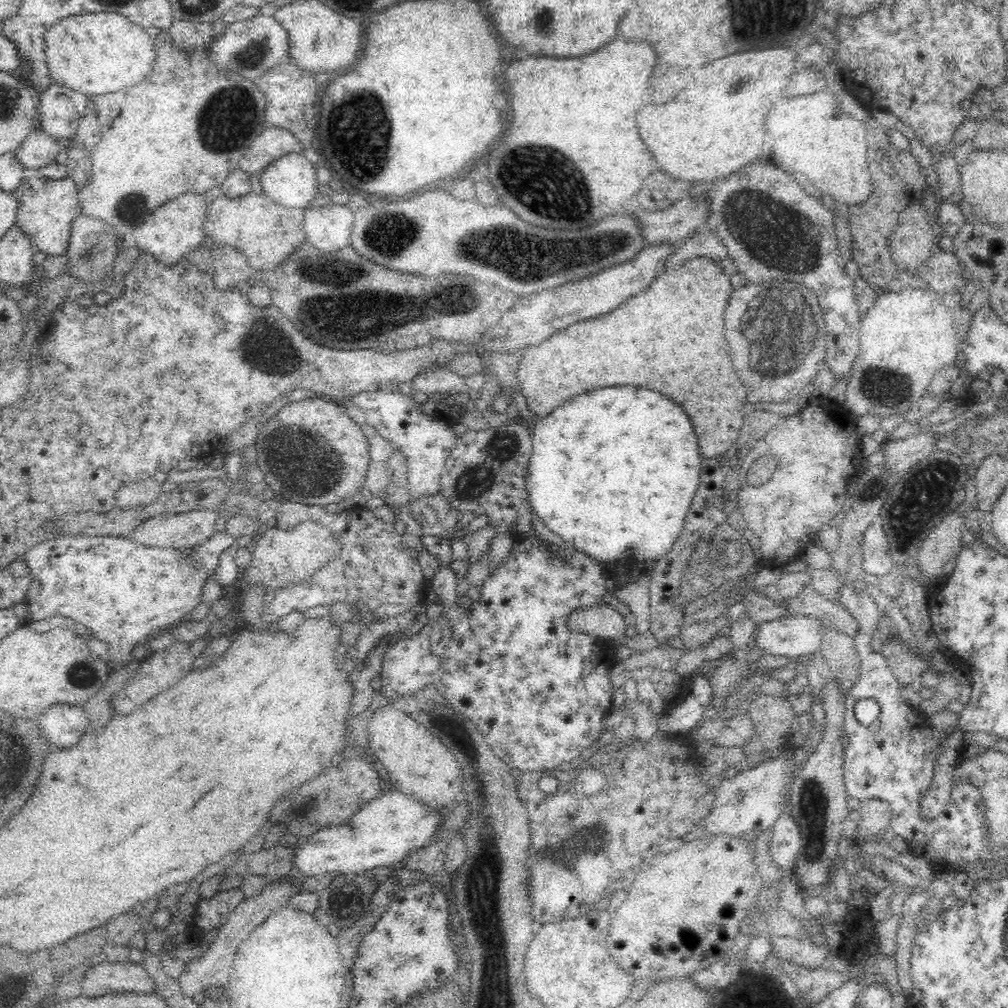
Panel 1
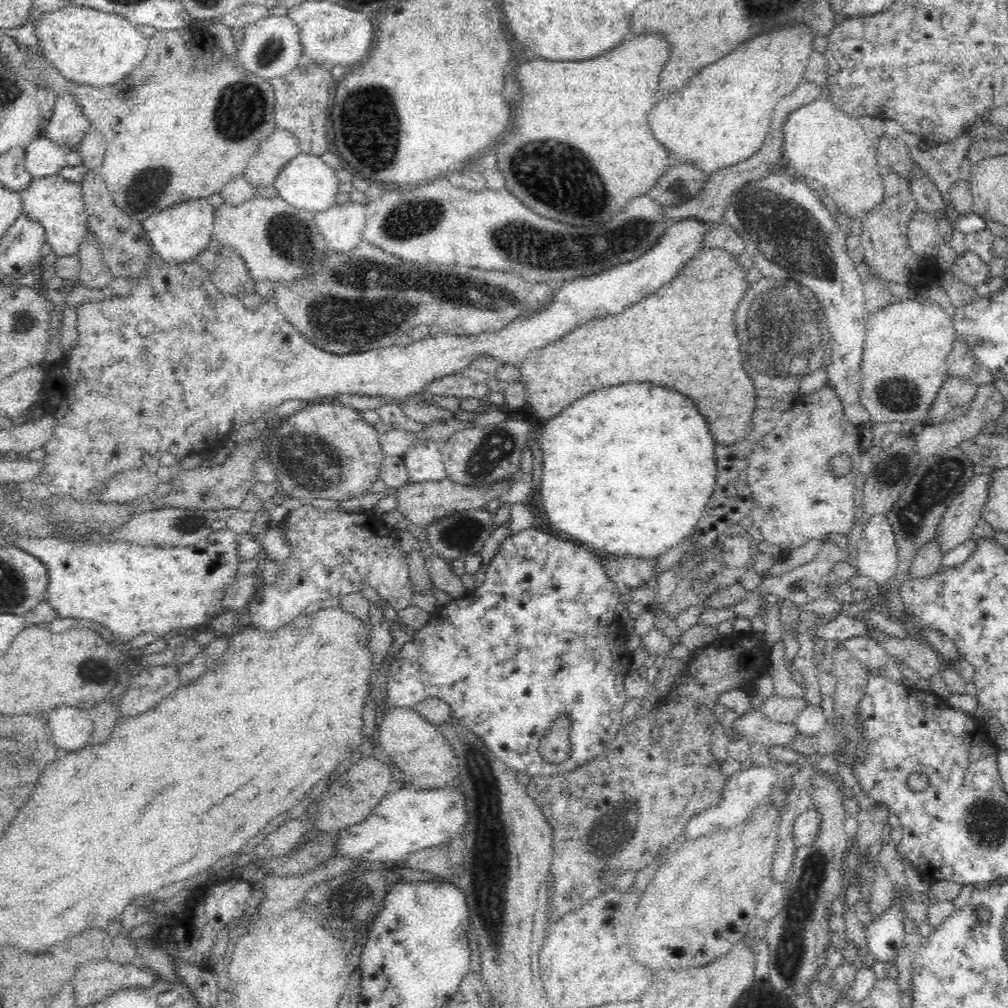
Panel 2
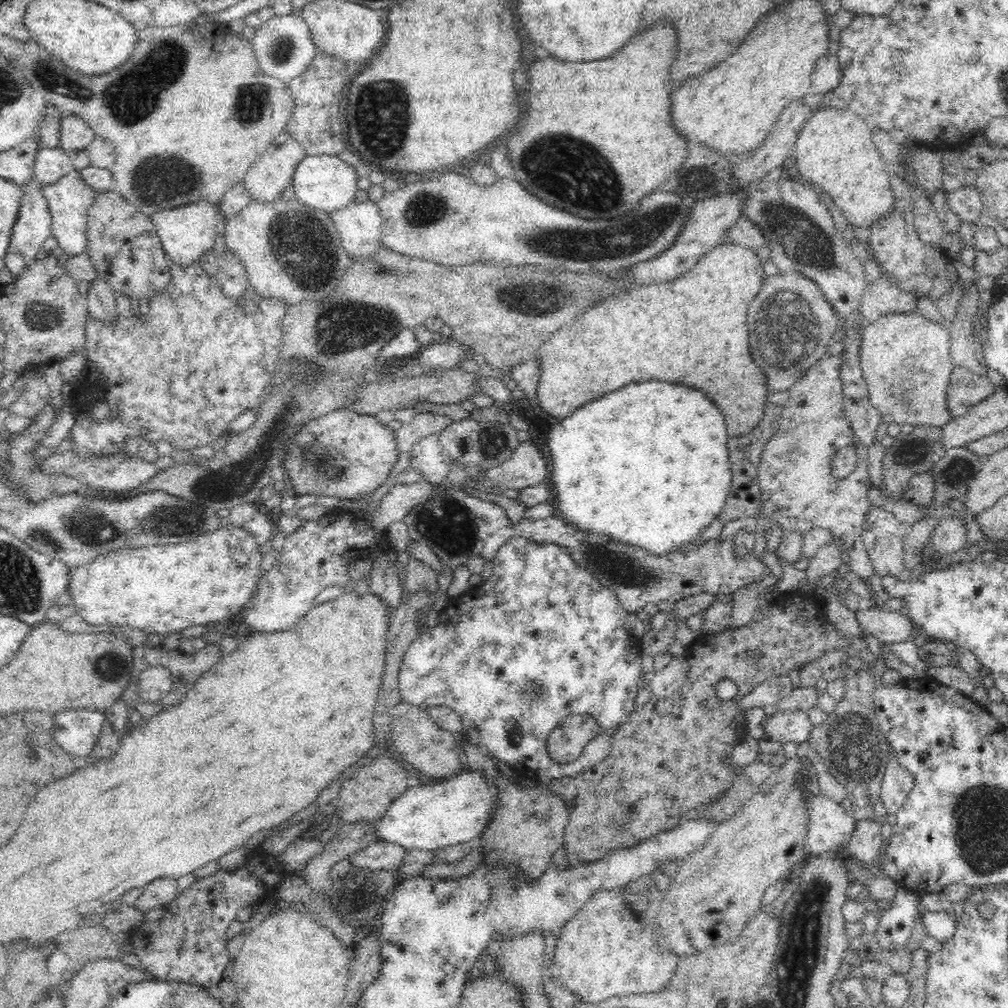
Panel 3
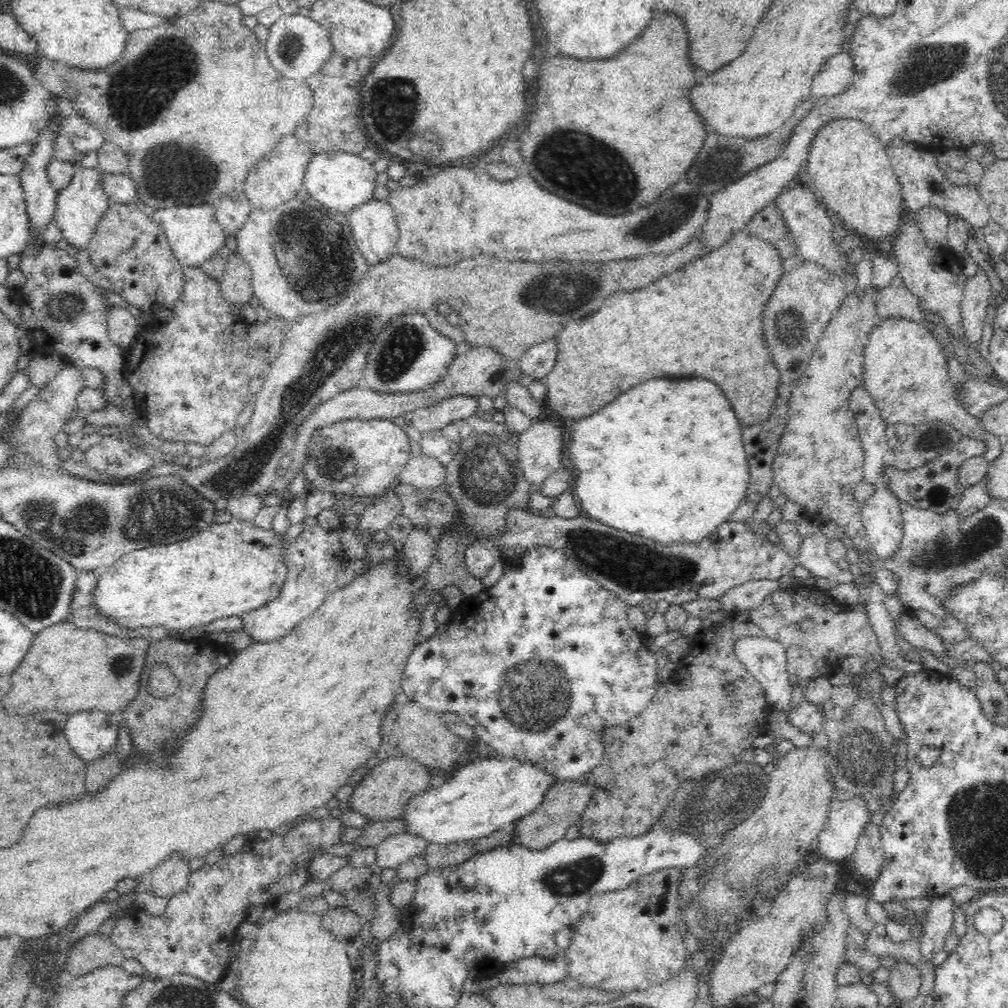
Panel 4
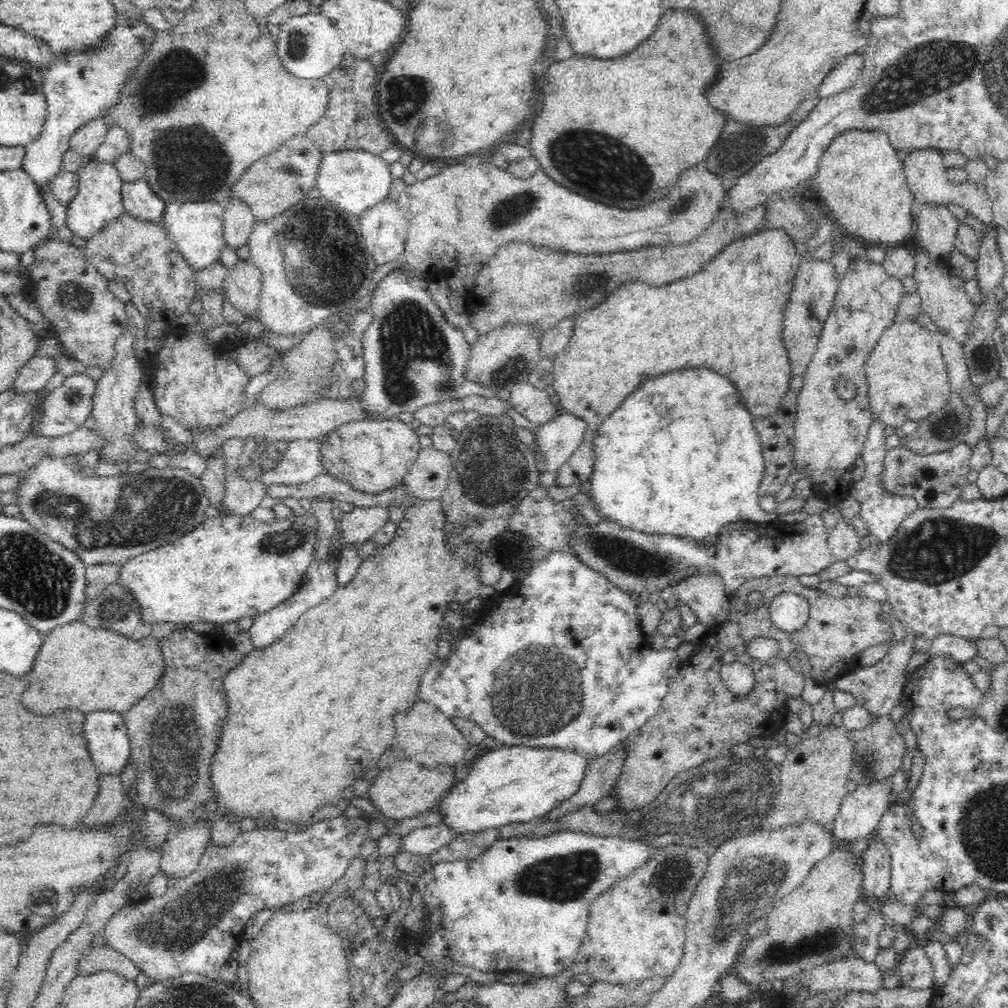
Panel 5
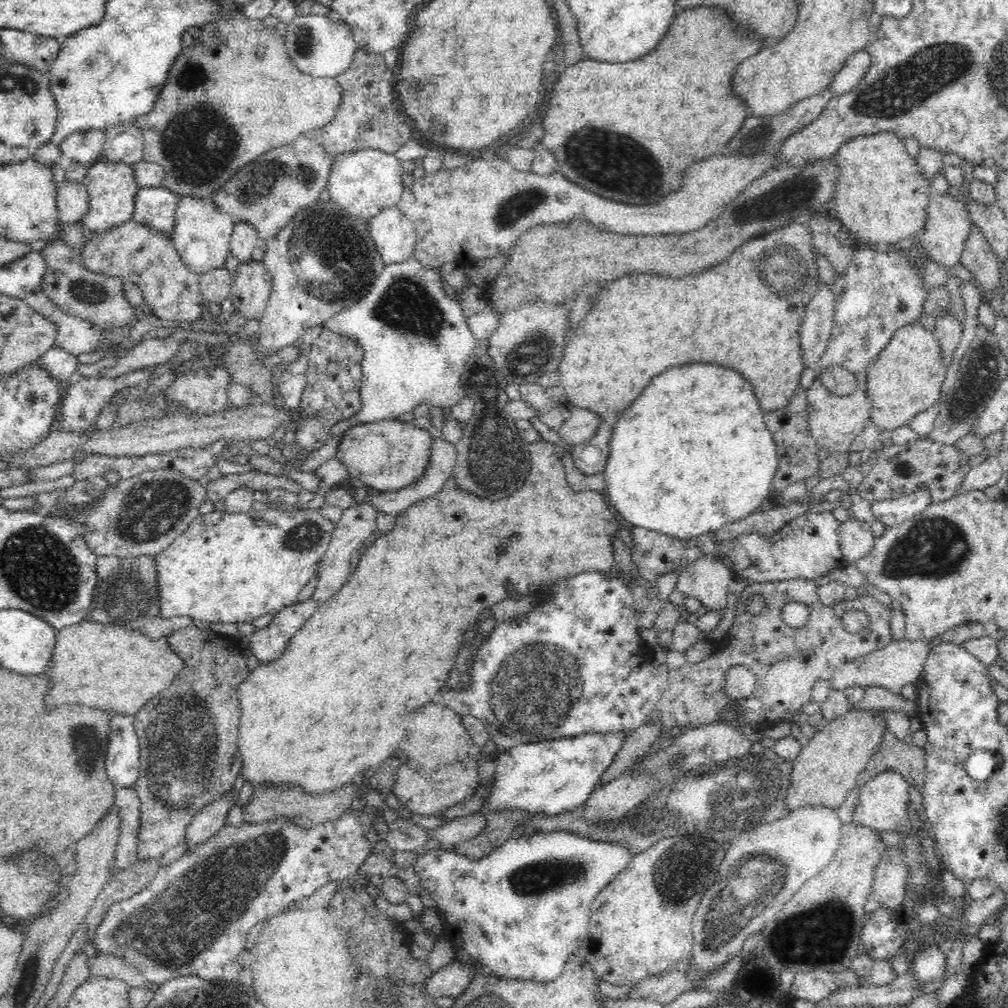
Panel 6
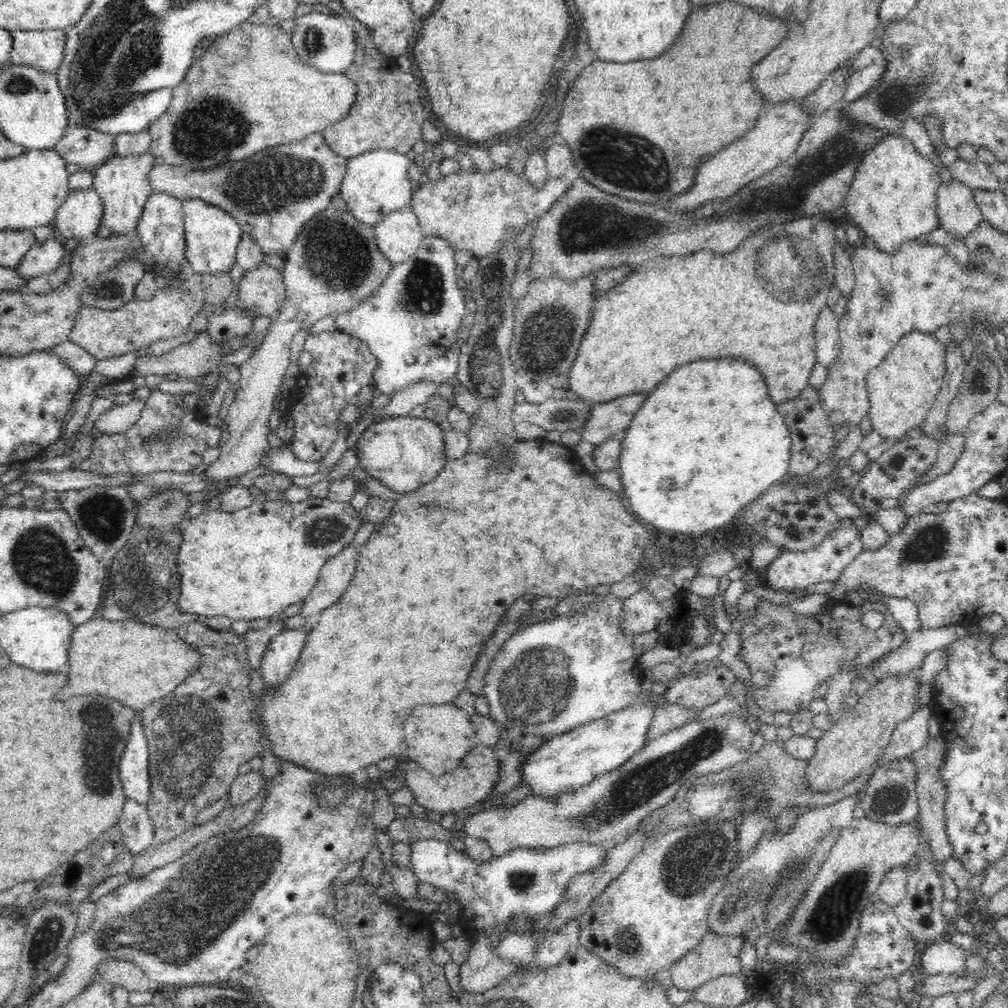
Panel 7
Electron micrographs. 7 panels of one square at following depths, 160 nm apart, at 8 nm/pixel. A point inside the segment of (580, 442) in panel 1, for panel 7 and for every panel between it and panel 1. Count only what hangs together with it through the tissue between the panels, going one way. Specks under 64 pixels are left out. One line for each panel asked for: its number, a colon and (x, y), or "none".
2: (651, 442)
3: (647, 465)
4: (665, 461)
5: (680, 456)
6: (694, 454)
7: (709, 441)

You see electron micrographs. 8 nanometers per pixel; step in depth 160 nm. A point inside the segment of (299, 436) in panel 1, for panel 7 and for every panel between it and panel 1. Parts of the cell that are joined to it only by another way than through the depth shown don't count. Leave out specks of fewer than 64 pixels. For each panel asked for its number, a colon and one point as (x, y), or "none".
2: (326, 451)
3: (346, 454)
4: (358, 457)
5: (372, 455)
6: (387, 455)
7: (404, 453)

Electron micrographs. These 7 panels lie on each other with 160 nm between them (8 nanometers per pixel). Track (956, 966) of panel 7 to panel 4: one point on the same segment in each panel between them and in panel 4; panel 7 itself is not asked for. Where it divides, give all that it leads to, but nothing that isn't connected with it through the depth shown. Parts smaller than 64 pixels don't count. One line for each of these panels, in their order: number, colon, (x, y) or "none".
4: (905, 979)
5: (914, 969)
6: (928, 965)

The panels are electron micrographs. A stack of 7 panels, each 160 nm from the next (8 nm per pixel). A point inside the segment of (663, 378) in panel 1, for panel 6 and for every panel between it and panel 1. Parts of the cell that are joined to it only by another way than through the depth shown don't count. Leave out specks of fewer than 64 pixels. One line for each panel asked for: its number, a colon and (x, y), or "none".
2: (683, 337)
3: (692, 330)
4: (705, 320)
5: (728, 317)
6: (744, 313)

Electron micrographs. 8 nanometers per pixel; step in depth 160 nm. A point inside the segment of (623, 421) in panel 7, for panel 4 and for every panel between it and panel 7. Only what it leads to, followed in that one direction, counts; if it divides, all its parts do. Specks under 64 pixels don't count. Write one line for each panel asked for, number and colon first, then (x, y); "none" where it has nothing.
4: (540, 449)
5: (557, 439)
6: (580, 424)

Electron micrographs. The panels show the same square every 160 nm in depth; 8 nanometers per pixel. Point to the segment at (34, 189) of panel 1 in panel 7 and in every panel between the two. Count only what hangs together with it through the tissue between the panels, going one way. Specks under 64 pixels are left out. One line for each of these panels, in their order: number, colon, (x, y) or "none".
2: (57, 203)
3: (69, 199)
4: (80, 204)
5: (99, 201)
6: (111, 186)
7: (122, 183)

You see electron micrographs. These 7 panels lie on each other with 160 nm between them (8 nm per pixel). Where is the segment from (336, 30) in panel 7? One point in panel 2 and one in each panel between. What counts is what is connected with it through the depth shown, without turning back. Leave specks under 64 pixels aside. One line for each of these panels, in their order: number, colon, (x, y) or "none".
2: (271, 48)
3: (283, 46)
4: (296, 46)
5: (309, 46)
6: (319, 46)

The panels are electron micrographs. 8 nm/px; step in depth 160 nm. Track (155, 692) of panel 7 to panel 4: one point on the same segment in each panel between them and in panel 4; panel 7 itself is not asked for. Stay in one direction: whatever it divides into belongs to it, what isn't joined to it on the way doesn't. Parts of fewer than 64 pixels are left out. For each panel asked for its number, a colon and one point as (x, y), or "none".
4: (66, 668)
5: (93, 668)
6: (114, 668)

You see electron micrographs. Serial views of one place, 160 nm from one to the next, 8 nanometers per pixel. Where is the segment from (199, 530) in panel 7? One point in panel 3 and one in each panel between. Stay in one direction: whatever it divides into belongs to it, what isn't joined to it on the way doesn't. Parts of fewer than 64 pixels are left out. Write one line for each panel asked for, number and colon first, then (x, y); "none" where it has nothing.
3: (164, 589)
4: (227, 569)
5: (229, 567)
6: (226, 567)

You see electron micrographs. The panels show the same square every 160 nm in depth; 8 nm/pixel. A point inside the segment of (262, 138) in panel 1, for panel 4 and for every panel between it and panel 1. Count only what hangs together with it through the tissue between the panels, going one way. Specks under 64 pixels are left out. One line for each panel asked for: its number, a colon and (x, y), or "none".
2: (263, 166)
3: (271, 172)
4: (278, 176)

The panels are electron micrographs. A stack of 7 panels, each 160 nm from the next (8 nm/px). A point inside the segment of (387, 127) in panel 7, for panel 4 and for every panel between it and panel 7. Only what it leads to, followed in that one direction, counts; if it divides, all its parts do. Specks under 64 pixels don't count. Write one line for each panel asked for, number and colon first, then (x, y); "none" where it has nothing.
4: (333, 123)
5: (351, 122)
6: (369, 117)

